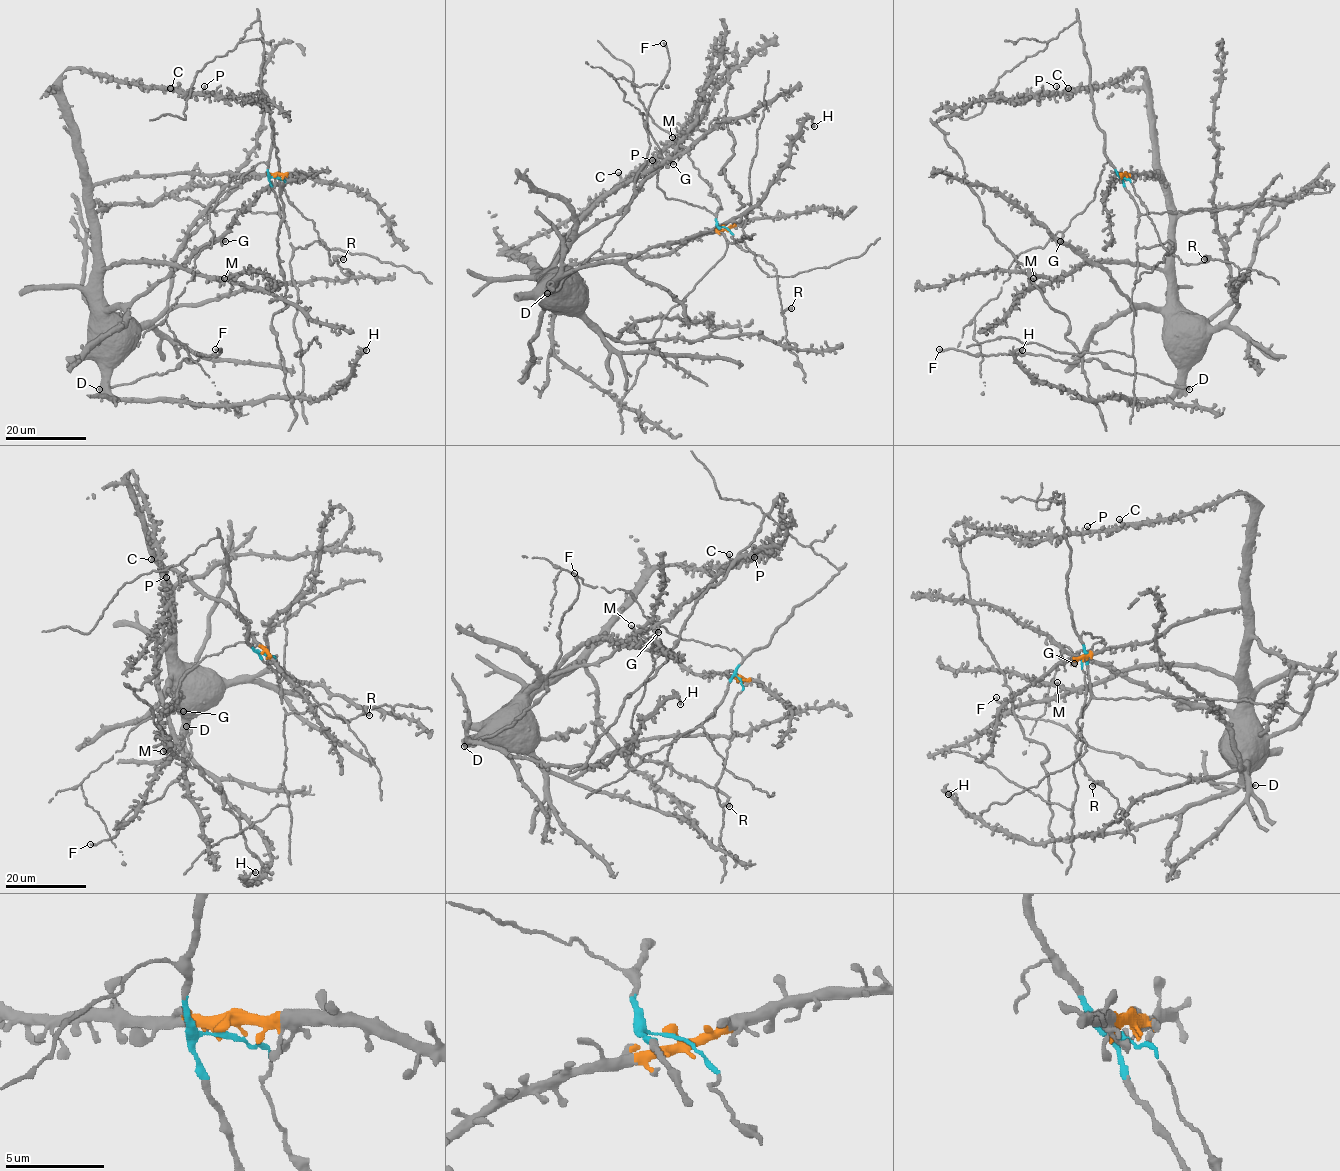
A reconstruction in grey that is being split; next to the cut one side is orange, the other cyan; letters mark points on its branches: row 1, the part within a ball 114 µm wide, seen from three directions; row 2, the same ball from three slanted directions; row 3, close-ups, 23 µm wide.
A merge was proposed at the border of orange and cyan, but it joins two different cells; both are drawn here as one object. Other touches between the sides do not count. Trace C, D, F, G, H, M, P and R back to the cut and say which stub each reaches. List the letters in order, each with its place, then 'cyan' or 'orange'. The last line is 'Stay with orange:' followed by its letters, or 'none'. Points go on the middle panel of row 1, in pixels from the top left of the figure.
C: at (618, 172); orange
D: at (547, 293); orange
F: at (663, 43); orange
G: at (673, 164); orange
H: at (814, 126); orange
M: at (672, 137); orange
P: at (652, 160); orange
R: at (791, 308); cyan
Stay with orange: C, D, F, G, H, M, P

